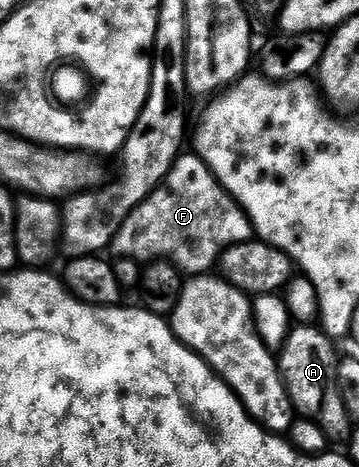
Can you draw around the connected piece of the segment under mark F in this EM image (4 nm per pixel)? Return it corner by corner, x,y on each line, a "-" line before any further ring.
183,154
166,175
162,187
158,188
141,204
135,212
120,226
112,245
113,255
127,260
139,262
166,261
172,264
182,274
190,271
191,277
209,273
210,268
219,263
223,252
234,244
244,244
251,239
250,220
242,207
222,188
222,183
212,174
212,170
198,154

